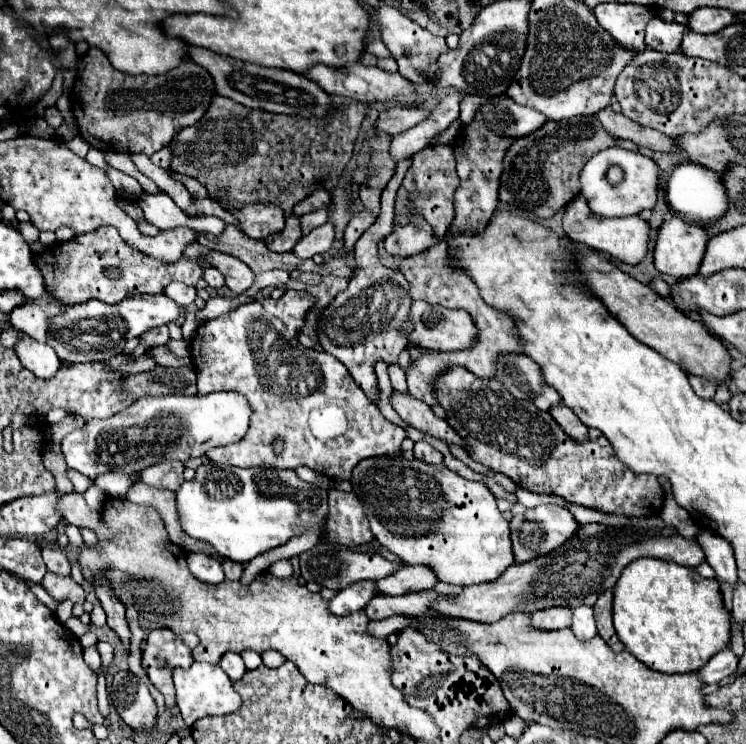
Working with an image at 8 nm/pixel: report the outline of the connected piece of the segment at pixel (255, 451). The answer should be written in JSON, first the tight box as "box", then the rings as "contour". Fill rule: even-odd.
{"box":[190,290,406,480],"contour":[[[288,290],[278,300],[266,298],[260,302],[248,302],[198,326],[198,332],[190,342],[190,354],[198,376],[198,394],[204,396],[214,392],[238,392],[244,394],[252,406],[248,434],[232,446],[218,446],[208,450],[206,458],[210,462],[232,464],[240,468],[272,466],[278,470],[296,470],[298,466],[308,466],[330,480],[350,480],[352,470],[360,460],[392,454],[406,438],[406,432],[400,426],[380,416],[380,410],[366,398],[338,358],[328,352],[306,348],[298,342],[298,330],[302,328],[304,312],[310,306],[312,298],[308,294]],[[274,440],[282,440],[284,444],[280,454],[276,454],[272,448]]]}

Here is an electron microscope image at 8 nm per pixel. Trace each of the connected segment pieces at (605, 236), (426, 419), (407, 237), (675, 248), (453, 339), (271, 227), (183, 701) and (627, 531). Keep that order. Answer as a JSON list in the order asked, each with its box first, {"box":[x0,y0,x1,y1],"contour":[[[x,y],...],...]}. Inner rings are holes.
[{"box":[564,196,650,264],"contour":[[[576,196],[564,212],[564,232],[572,242],[584,244],[586,248],[600,250],[610,254],[612,258],[618,258],[626,264],[638,264],[648,250],[648,232],[650,226],[640,216],[626,216],[626,218],[602,218],[594,216],[586,204],[584,198]]]},{"box":[390,390,464,448],"contour":[[[392,390],[390,404],[400,414],[400,418],[406,424],[410,424],[412,428],[422,430],[426,434],[432,434],[432,436],[436,436],[436,438],[440,438],[440,440],[444,440],[448,444],[458,444],[458,446],[464,448],[462,438],[448,426],[448,422],[436,418],[432,408],[428,404],[420,402],[418,398],[414,398],[412,394]]]},{"box":[384,216,438,256],"contour":[[[412,216],[410,224],[406,226],[394,226],[392,234],[386,236],[384,248],[388,254],[396,256],[414,256],[418,252],[428,250],[434,246],[438,240],[432,234],[432,228],[420,218]]]},{"box":[654,216,710,278],"contour":[[[680,216],[666,218],[658,230],[654,246],[656,270],[674,278],[696,274],[708,238],[710,236],[702,226],[686,222]]]},{"box":[406,300,476,350],"contour":[[[420,300],[412,302],[410,308],[410,320],[412,320],[412,330],[406,334],[408,342],[418,346],[418,348],[428,348],[428,350],[464,350],[470,348],[472,342],[476,340],[476,326],[470,318],[468,312],[464,310],[448,310],[442,306],[432,306]]]},{"box":[226,204,284,240],"contour":[[[248,204],[242,208],[226,208],[240,224],[248,238],[264,240],[270,234],[284,230],[284,212],[276,204]]]},{"box":[174,662,242,726],"contour":[[[194,662],[188,670],[176,668],[174,670],[174,686],[176,686],[176,698],[178,698],[178,708],[180,714],[186,722],[186,726],[192,726],[198,718],[204,716],[222,716],[228,712],[236,712],[242,706],[240,694],[232,688],[232,682],[228,674],[214,664],[204,664],[204,662]]]},{"box":[430,524,704,624],"contour":[[[584,524],[578,532],[564,542],[560,548],[534,558],[524,564],[512,564],[496,582],[464,586],[460,594],[438,598],[430,606],[436,616],[442,618],[464,618],[480,624],[492,624],[512,612],[532,614],[536,610],[552,606],[594,606],[602,590],[614,588],[622,568],[636,558],[654,556],[672,560],[676,564],[696,568],[704,562],[704,550],[696,538],[684,538],[676,528],[664,526],[654,530],[642,528],[602,528],[598,524]]]}]

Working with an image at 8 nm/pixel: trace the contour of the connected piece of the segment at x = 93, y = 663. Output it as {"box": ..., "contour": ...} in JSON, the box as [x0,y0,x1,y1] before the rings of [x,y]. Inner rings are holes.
{"box":[84,646,100,672],"contour":[[[94,646],[84,650],[84,662],[86,662],[94,672],[100,670],[100,656],[98,656],[98,650],[96,650]]]}

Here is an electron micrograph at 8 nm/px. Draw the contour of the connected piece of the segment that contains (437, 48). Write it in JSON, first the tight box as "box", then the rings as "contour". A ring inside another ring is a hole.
{"box":[376,6,448,82],"contour":[[[380,6],[376,10],[376,20],[378,20],[380,34],[382,34],[382,42],[386,44],[386,48],[390,50],[390,54],[398,62],[398,72],[404,78],[408,78],[410,82],[428,82],[428,80],[432,80],[432,76],[438,68],[438,64],[436,64],[438,56],[448,50],[446,40],[440,38],[440,36],[430,34],[424,28],[420,28],[416,22],[412,22],[410,18],[406,18],[404,14],[400,14],[392,6]]]}

